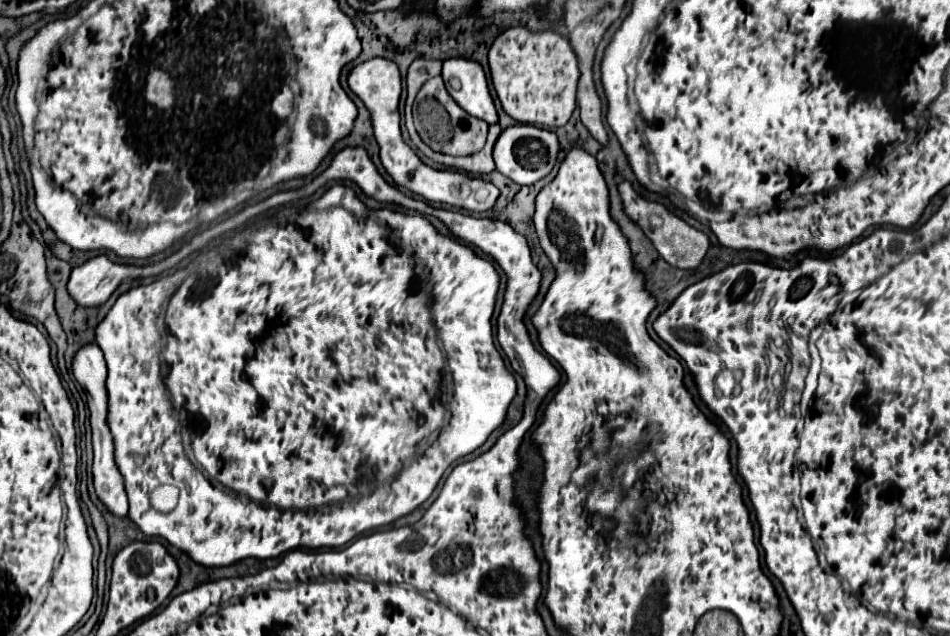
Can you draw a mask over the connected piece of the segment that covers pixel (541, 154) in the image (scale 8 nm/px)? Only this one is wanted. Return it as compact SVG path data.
M520 123L520 125L506 127L500 133L492 155L494 155L496 169L502 175L510 177L518 185L532 185L544 179L554 169L556 157L558 157L558 139L556 139L556 133L552 133L550 129Z

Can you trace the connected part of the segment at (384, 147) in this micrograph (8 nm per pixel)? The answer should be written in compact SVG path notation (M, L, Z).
M374 57L370 61L354 65L352 71L348 73L346 81L348 81L348 87L362 99L362 103L370 111L374 137L380 145L380 161L396 185L402 185L402 187L422 195L426 201L448 203L452 207L460 207L460 209L476 211L476 213L482 213L482 211L488 211L494 207L494 203L500 195L500 191L494 183L490 183L482 177L466 175L456 169L432 169L404 143L402 133L400 133L400 113L398 113L402 81L400 81L400 71L398 71L396 63L392 63L390 59Z

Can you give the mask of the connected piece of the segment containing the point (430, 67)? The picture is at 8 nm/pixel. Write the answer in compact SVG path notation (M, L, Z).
M416 59L416 61L412 61L412 65L408 67L408 75L406 75L408 93L418 93L418 89L422 87L422 83L426 79L440 75L440 69L442 69L442 61L436 61L436 59Z

